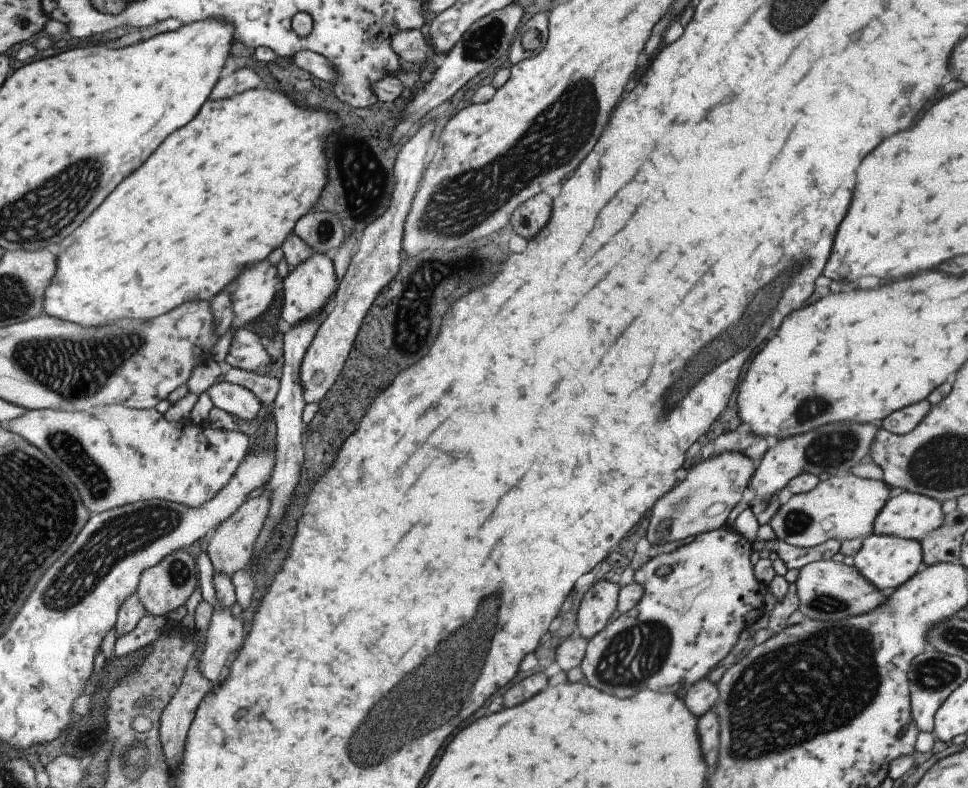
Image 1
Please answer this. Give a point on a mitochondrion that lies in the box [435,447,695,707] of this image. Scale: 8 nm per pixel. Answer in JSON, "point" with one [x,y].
{"point":[633,655]}

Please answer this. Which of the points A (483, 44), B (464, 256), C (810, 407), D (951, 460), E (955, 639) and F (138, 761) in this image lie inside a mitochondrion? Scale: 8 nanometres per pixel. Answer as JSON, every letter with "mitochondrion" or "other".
{"A":"mitochondrion","B":"mitochondrion","C":"mitochondrion","D":"mitochondrion","E":"mitochondrion","F":"mitochondrion"}

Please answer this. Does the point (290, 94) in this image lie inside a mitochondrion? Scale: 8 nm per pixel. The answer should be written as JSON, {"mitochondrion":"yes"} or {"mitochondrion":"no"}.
{"mitochondrion":"no"}

